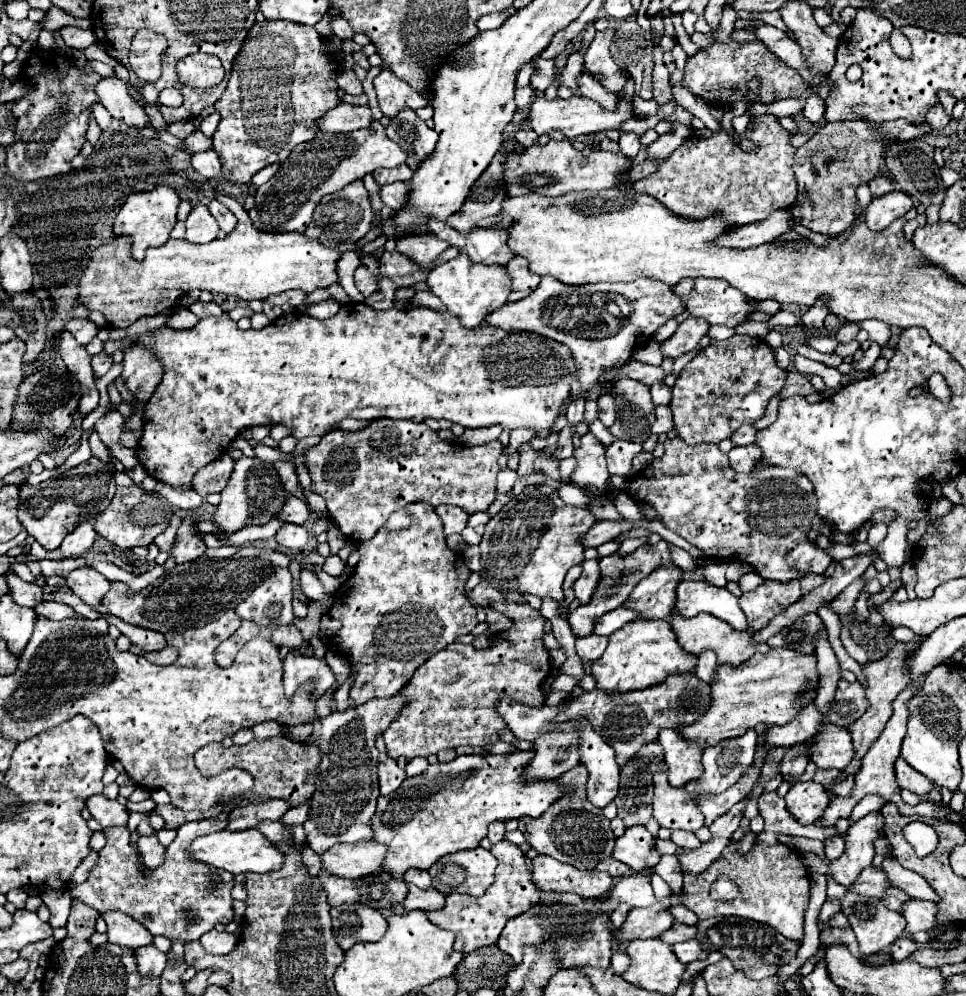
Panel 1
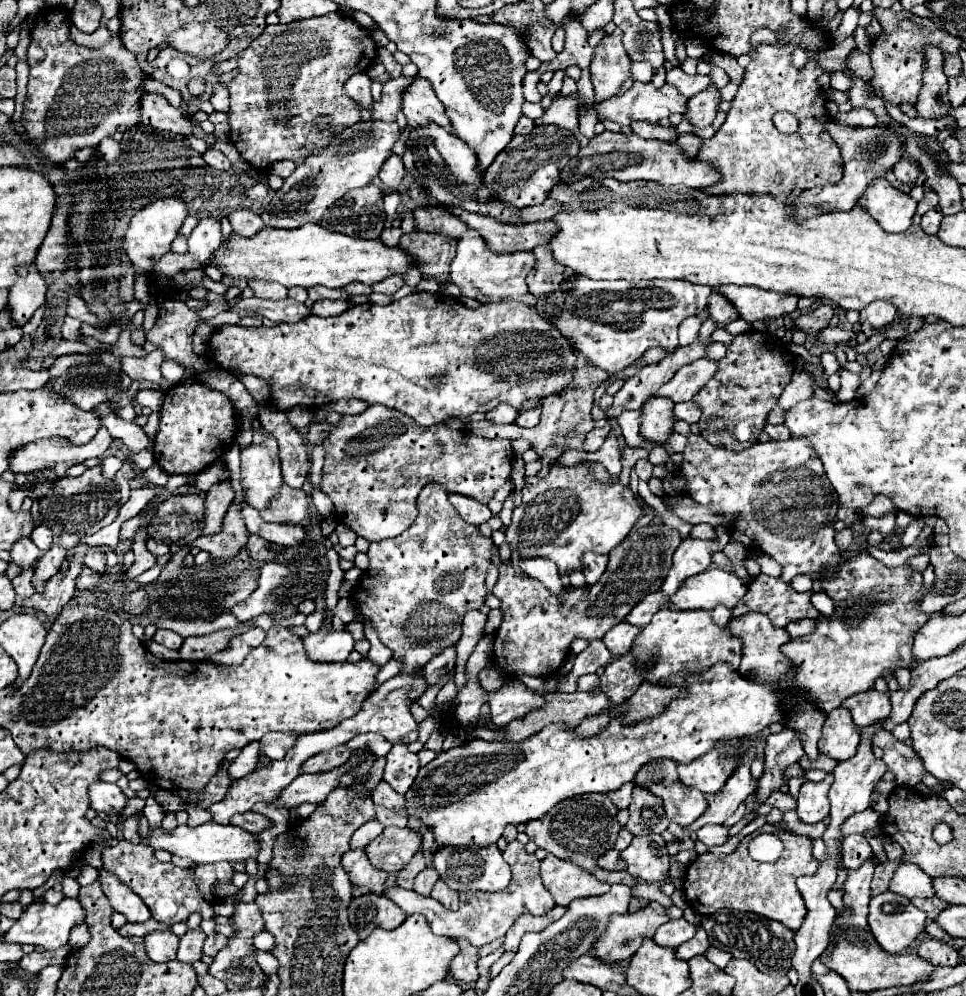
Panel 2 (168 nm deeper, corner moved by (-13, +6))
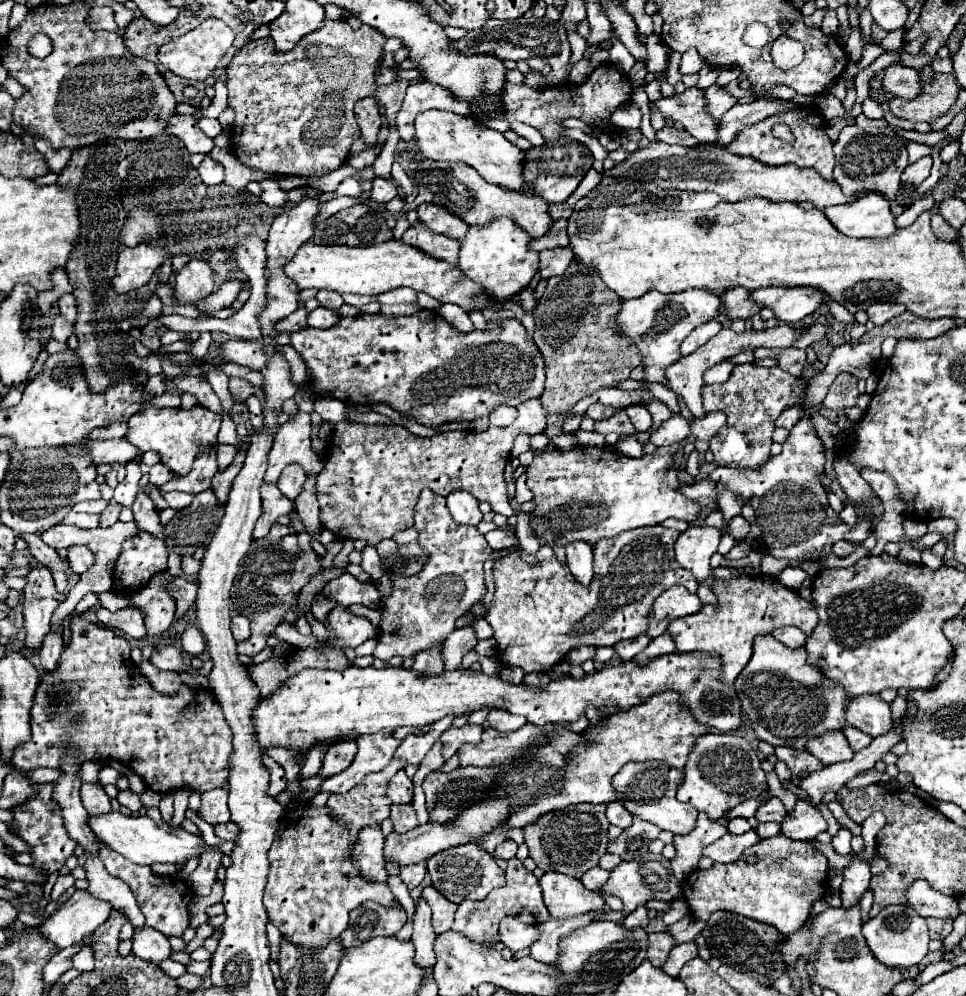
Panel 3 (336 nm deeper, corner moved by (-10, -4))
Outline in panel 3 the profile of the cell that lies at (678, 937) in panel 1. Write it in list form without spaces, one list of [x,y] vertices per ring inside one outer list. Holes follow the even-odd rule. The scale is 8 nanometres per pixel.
[[[650,933],[648,935],[648,953],[646,953],[646,959],[654,967],[662,967],[672,947],[674,947],[674,941],[672,941],[672,937],[668,933]]]

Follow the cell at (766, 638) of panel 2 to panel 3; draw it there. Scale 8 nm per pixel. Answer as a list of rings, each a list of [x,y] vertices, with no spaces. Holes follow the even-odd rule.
[[[770,635],[756,637],[754,655],[734,685],[752,731],[760,741],[770,745],[804,749],[810,737],[818,737],[824,731],[842,729],[846,725],[844,713],[850,703],[848,693],[836,681],[826,679],[816,665],[808,663],[804,647],[792,651]]]

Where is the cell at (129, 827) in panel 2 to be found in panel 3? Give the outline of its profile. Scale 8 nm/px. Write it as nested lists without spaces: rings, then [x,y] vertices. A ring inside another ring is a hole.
[[[110,811],[106,815],[88,815],[86,823],[94,831],[94,835],[110,847],[112,851],[124,855],[126,859],[138,863],[138,865],[154,865],[154,863],[182,863],[192,857],[200,857],[206,849],[202,839],[198,835],[192,835],[184,831],[182,827],[170,827],[166,823],[154,823],[146,815],[122,815],[120,811]]]

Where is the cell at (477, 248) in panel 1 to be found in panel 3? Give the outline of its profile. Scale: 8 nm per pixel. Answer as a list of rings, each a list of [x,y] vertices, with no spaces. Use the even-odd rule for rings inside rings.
[[[566,219],[554,221],[550,233],[546,233],[546,237],[534,239],[534,241],[530,243],[530,247],[532,247],[534,251],[544,251],[544,249],[554,249],[554,247],[566,247],[566,245],[570,243],[570,241],[568,241],[566,227],[568,227],[568,221],[566,221]]]

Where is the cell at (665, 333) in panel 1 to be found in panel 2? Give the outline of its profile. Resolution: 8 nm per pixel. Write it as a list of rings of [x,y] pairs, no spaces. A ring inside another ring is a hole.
[[[687,317],[687,319],[679,325],[679,331],[687,331],[687,345],[695,341],[699,327],[701,327],[701,319],[699,319],[699,317]]]

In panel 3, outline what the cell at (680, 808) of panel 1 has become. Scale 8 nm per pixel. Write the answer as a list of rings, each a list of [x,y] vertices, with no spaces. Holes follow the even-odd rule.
[[[642,761],[624,765],[620,773],[614,777],[612,787],[616,791],[616,801],[622,803],[630,815],[654,823],[656,827],[670,831],[674,835],[686,835],[696,827],[698,811],[692,805],[680,803],[676,799],[676,791],[682,781],[684,771],[678,771],[672,765],[666,765],[664,761]]]

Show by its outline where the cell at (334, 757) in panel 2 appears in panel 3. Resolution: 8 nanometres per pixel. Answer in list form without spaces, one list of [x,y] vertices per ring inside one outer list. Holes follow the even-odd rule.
[[[344,741],[344,743],[340,743],[340,745],[330,747],[330,749],[326,751],[326,755],[324,755],[324,765],[322,765],[322,769],[320,769],[320,775],[330,777],[330,775],[336,775],[336,773],[348,769],[350,763],[352,763],[354,757],[356,757],[356,751],[358,751],[356,741]]]

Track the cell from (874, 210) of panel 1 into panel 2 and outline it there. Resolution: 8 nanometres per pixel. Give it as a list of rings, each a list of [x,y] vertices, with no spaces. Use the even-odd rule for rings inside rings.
[[[873,179],[859,203],[879,221],[887,233],[903,233],[911,227],[917,201],[893,187],[887,179]]]

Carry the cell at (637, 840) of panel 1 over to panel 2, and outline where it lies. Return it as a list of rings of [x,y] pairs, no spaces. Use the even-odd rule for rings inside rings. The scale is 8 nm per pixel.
[[[657,833],[633,837],[631,845],[621,851],[621,857],[629,865],[627,871],[643,881],[661,883],[669,875],[671,859],[667,853],[667,843]]]

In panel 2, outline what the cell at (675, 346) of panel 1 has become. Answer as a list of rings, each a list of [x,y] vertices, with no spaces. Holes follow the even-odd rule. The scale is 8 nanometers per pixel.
[[[717,293],[709,295],[707,309],[709,309],[709,319],[713,319],[717,327],[725,327],[727,323],[739,319],[739,315],[733,309],[733,305],[727,299],[723,299],[721,295],[717,295]]]

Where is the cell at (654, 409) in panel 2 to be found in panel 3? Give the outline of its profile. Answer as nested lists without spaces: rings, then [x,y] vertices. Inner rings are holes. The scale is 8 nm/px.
[[[672,415],[668,421],[664,421],[654,433],[650,443],[656,447],[680,443],[690,435],[690,423],[682,415]]]

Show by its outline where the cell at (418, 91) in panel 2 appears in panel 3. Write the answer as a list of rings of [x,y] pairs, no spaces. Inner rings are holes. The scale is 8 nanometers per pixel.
[[[426,111],[416,119],[416,141],[414,145],[426,159],[432,161],[454,161],[474,167],[488,183],[500,185],[502,189],[536,195],[532,185],[524,181],[524,161],[526,151],[512,145],[504,139],[500,131],[492,131],[484,125],[478,125],[472,117],[462,117],[446,111]]]

